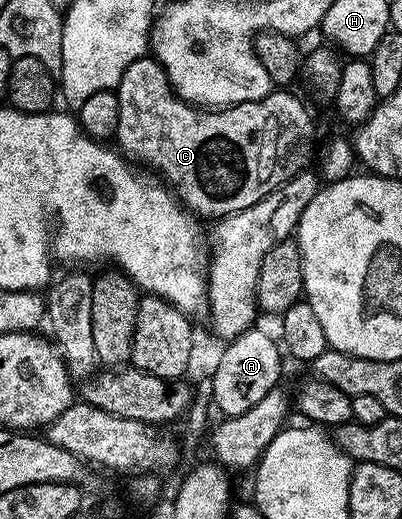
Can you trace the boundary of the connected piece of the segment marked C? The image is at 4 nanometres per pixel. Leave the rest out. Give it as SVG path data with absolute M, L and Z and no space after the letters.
M140 57L122 75L122 83L114 90L118 95L118 131L114 141L129 162L159 175L176 194L181 205L197 218L229 217L246 207L254 207L273 193L283 181L307 170L312 161L312 117L292 91L273 91L261 101L230 105L227 109L209 111L189 105L177 97L166 71L155 57Z

